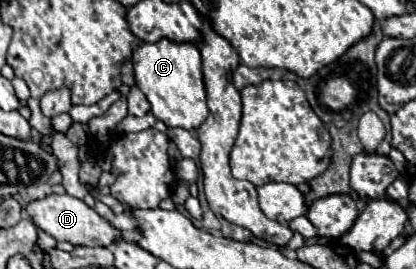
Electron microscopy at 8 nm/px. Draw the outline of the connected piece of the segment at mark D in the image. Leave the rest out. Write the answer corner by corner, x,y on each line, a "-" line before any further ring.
50,194
46,198
34,200
26,206
28,216
32,218
32,222
48,232
50,236
54,236
56,240
66,240
70,244
80,244
80,246
112,246
116,240
122,238
122,232
118,228
114,228
106,218
102,218
94,208
86,206
82,200
74,198
74,196
58,196
58,194

